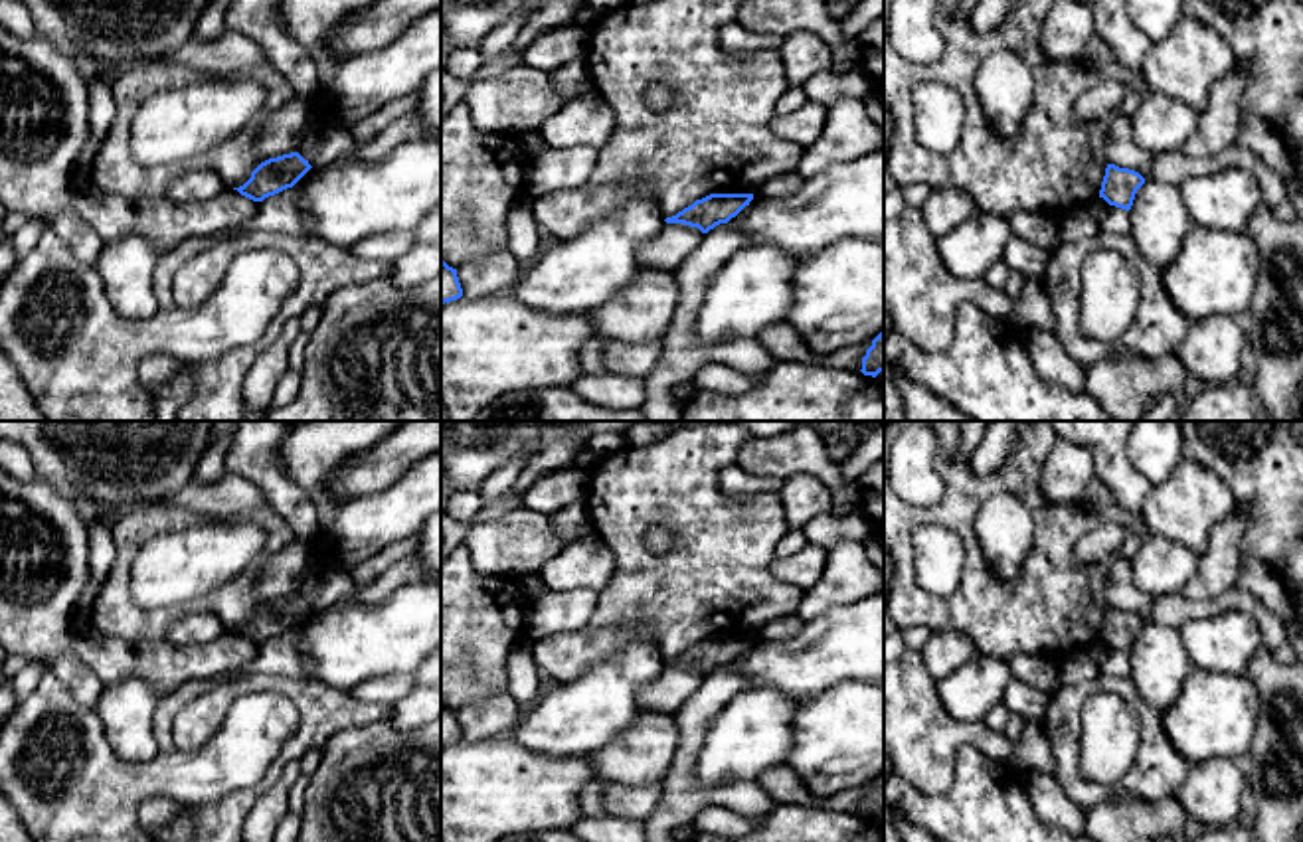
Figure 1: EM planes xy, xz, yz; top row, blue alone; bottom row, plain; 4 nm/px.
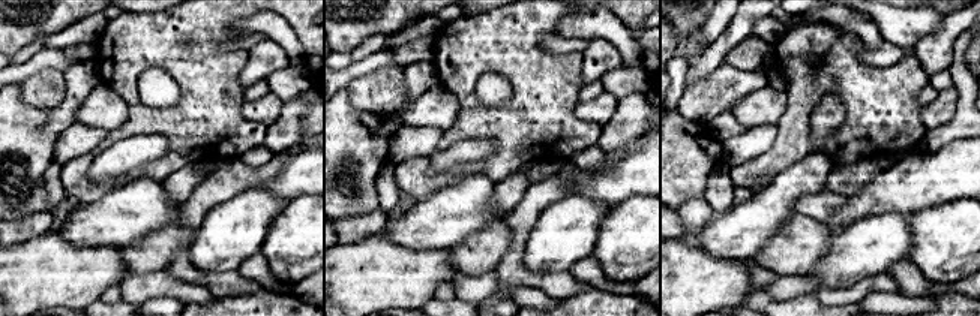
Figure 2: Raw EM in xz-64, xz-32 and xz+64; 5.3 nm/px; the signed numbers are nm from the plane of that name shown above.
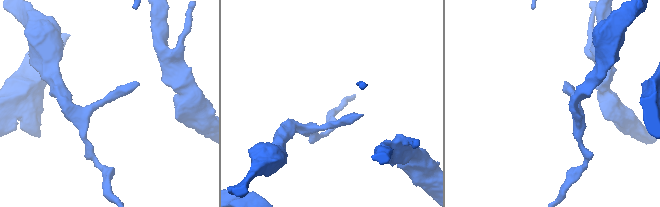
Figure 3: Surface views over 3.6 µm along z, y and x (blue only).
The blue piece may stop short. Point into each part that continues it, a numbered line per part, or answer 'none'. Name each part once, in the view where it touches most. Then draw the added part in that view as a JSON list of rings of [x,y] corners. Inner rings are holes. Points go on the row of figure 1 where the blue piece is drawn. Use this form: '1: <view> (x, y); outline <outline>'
none

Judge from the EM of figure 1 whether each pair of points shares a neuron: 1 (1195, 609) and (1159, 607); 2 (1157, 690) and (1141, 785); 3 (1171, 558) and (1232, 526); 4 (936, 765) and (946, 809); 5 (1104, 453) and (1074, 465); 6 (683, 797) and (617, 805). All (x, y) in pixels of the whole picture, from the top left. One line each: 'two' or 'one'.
1: one
2: two
3: two
4: two
5: two
6: two

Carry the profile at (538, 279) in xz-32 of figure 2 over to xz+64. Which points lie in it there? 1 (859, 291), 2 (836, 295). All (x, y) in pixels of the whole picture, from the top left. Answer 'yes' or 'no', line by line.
1: yes
2: yes

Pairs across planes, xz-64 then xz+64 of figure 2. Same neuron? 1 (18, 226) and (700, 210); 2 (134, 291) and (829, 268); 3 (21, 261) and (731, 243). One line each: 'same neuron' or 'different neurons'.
1: same neuron
2: different neurons
3: different neurons

